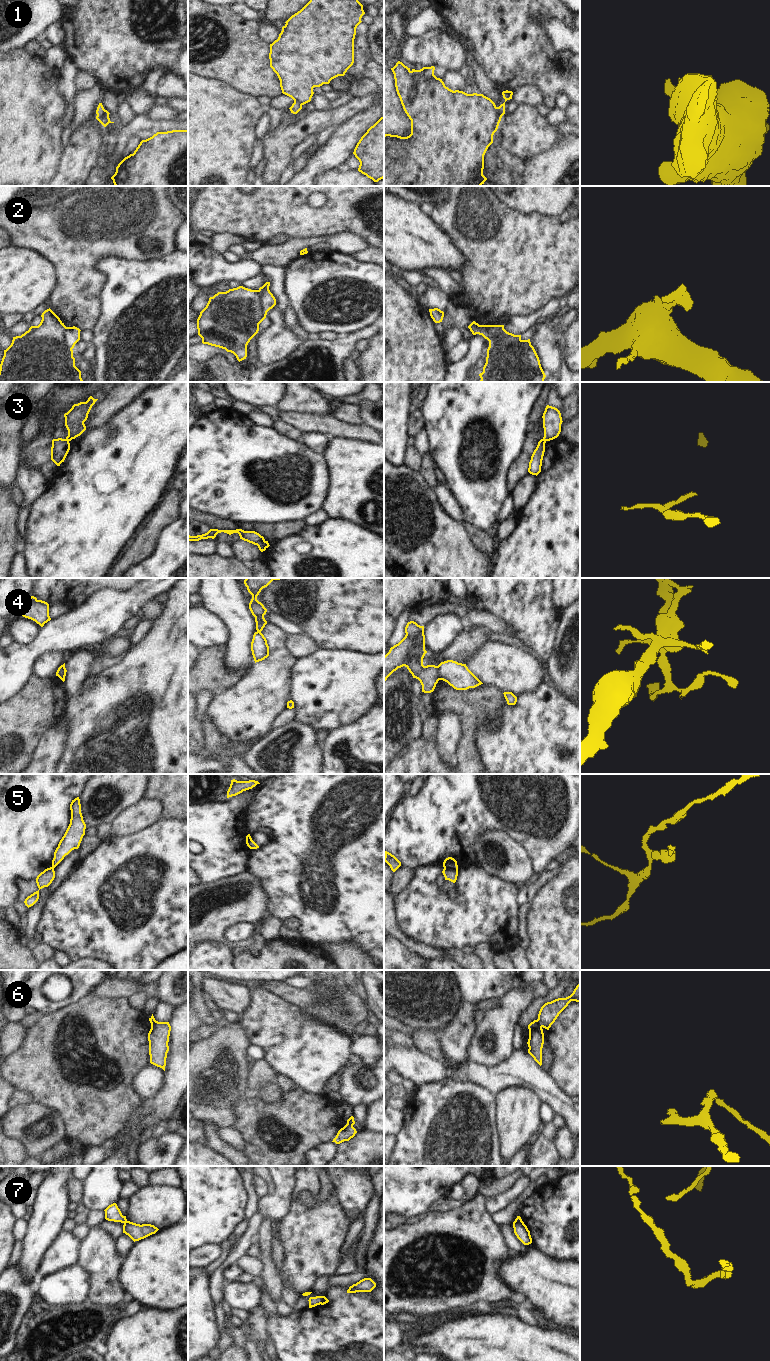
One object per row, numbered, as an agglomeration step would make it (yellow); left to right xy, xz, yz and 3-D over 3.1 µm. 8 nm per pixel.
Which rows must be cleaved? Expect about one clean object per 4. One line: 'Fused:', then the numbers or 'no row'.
Fused: 1, 2, 3, 4, 5, 6, 7

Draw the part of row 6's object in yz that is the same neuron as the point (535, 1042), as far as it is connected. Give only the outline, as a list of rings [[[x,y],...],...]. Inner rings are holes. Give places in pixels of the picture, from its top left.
[[[534,1020],[528,1025],[529,1039],[528,1039],[528,1053],[541,1066],[542,1065],[542,1048],[544,1044],[544,1033],[538,1020]]]

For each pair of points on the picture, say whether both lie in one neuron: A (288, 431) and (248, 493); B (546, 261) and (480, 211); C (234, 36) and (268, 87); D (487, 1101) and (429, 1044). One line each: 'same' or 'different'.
A: different
B: same
C: same
D: different

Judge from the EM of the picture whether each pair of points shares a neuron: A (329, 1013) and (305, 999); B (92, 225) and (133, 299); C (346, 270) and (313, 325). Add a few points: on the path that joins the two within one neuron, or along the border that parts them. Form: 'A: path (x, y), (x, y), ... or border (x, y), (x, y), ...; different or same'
A: border (318, 991), (321, 1002), (318, 1005), (305, 1009); different
B: border (133, 259), (103, 257), (97, 262), (96, 267); different
C: path (327, 277), (310, 287), (301, 300), (300, 307); same

